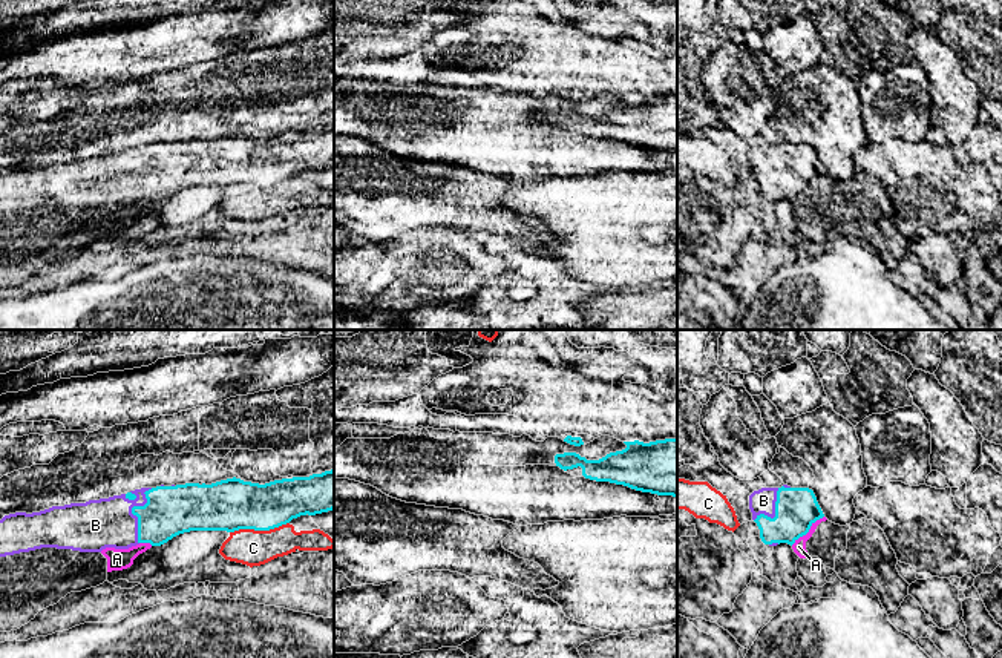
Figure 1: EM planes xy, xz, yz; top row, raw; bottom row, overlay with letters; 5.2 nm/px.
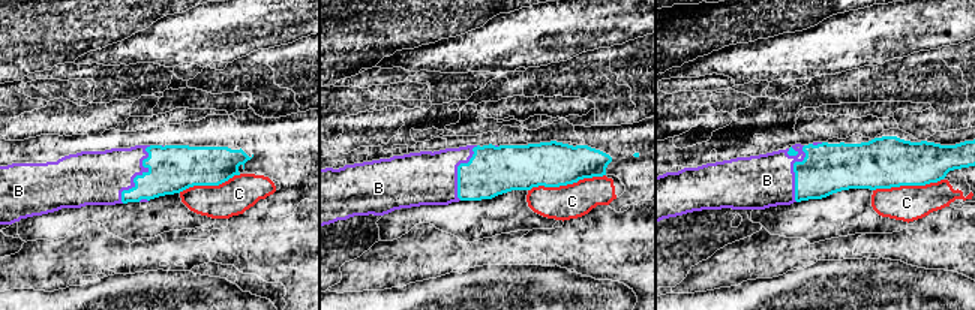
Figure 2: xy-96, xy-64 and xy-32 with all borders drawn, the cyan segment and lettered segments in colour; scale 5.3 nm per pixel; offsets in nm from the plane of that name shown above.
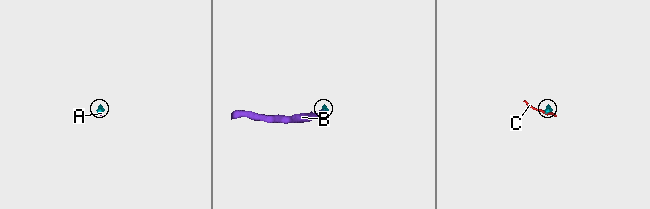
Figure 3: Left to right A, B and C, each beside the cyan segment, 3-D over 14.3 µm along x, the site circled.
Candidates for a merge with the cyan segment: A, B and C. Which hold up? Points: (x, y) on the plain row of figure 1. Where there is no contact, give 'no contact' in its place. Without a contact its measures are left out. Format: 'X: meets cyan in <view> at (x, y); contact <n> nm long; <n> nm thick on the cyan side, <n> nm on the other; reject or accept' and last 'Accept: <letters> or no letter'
A: meets cyan in yz at (808, 187); contact 240 nm long; 220 nm thick on the cyan side, 70 nm on the other; reject
B: meets cyan in xy at (132, 167); contact 300 nm long; 260 nm thick on the cyan side, 260 nm on the other; accept
C: meets cyan in xy at (259, 186); contact 320 nm long; 280 nm thick on the cyan side, 190 nm on the other; reject
Accept: B

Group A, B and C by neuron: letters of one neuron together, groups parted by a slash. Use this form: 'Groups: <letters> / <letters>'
Groups: A / B / C

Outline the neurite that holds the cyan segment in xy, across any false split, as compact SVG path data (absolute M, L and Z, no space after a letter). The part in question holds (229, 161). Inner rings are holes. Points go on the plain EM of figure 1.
M334 126L309 133L274 137L265 141L227 135L211 141L185 140L172 143L141 144L109 155L89 156L52 163L40 169L15 169L0 176L0 213L29 209L41 204L72 206L80 209L101 209L106 204L129 206L139 199L161 202L173 193L190 187L227 187L239 186L270 187L290 179L300 172L316 172L334 166Z

